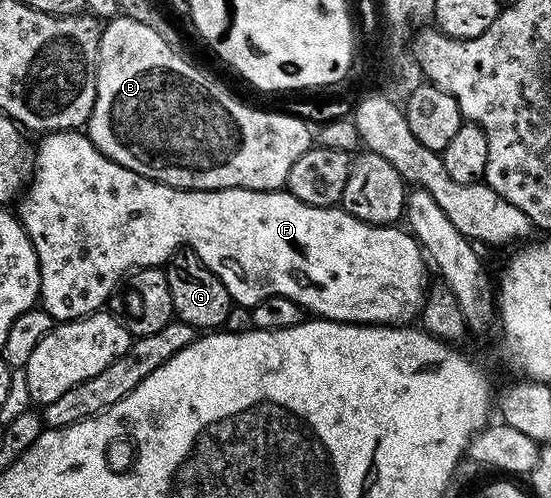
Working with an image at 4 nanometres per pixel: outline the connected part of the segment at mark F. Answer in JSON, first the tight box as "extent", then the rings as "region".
{"extent":[16,131,428,327],"region":[[[78,131],[51,133],[43,136],[41,141],[42,146],[38,149],[38,166],[35,169],[33,166],[32,169],[32,184],[25,190],[16,213],[22,226],[26,228],[26,234],[33,239],[34,247],[38,251],[38,262],[42,266],[44,282],[44,309],[55,322],[80,321],[84,317],[93,317],[95,313],[103,312],[109,306],[106,304],[109,303],[110,296],[118,288],[120,288],[119,290],[123,288],[127,278],[139,271],[169,266],[175,260],[173,257],[185,245],[191,245],[198,252],[197,260],[222,280],[224,287],[231,295],[233,304],[235,306],[243,305],[247,311],[257,309],[259,305],[273,297],[289,297],[291,301],[301,305],[305,310],[310,312],[311,309],[314,312],[311,314],[324,321],[340,321],[343,325],[394,327],[399,323],[413,322],[410,321],[413,317],[421,318],[428,305],[428,292],[426,293],[426,261],[428,262],[428,257],[418,238],[407,232],[405,228],[402,230],[402,227],[369,225],[356,219],[342,207],[321,209],[305,205],[300,203],[300,199],[293,197],[289,191],[256,193],[247,189],[225,189],[215,193],[192,193],[185,189],[168,189],[166,186],[158,184],[157,181],[150,181],[146,177],[140,177],[138,174],[128,171],[123,165],[117,165],[103,153],[95,150],[94,142],[90,140],[89,136]]]}

